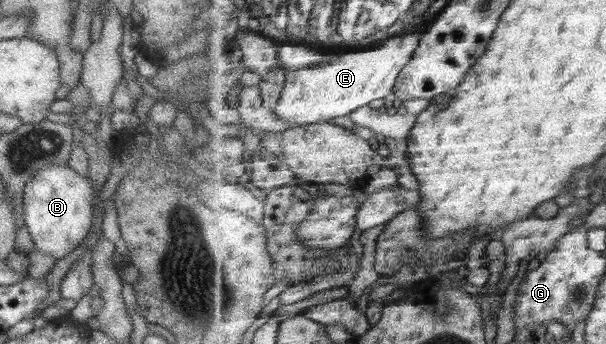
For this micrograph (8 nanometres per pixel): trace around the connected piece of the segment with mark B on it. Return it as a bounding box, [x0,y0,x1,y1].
[23,164,93,259]

